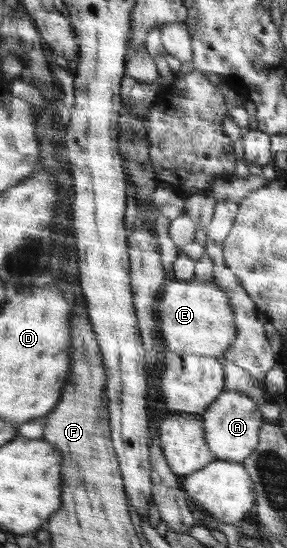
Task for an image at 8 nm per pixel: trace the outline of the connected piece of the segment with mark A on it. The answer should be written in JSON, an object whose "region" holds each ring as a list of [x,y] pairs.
{"region":[[[224,390],[218,397],[214,400],[207,411],[202,414],[203,416],[203,429],[208,429],[208,449],[216,455],[216,460],[225,460],[230,462],[243,463],[247,460],[251,453],[259,445],[259,429],[262,427],[262,423],[265,422],[265,418],[260,415],[260,411],[256,411],[256,404],[250,395],[240,393],[234,390]]]}

